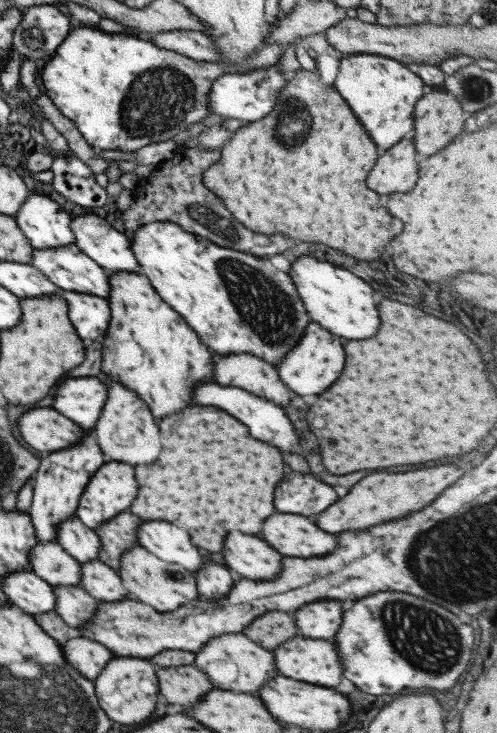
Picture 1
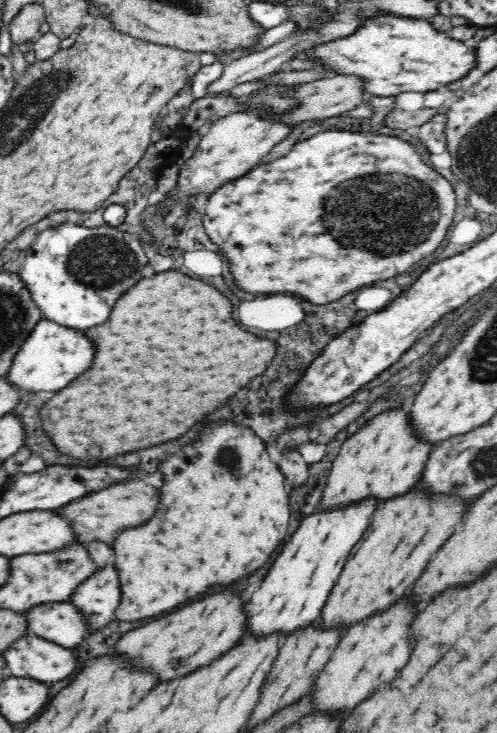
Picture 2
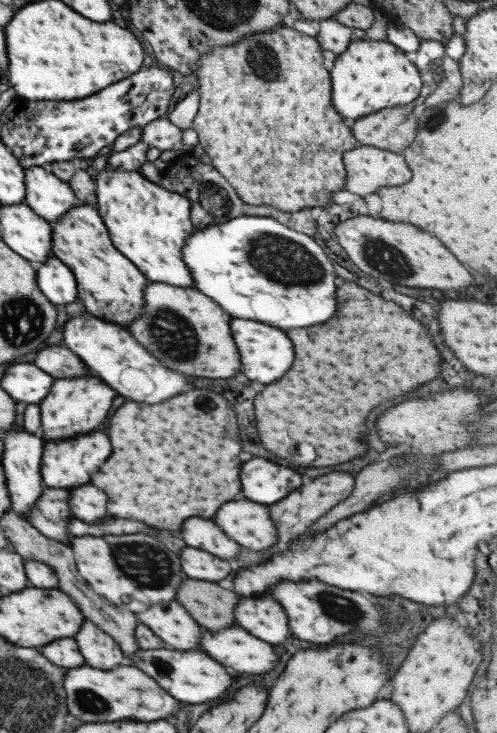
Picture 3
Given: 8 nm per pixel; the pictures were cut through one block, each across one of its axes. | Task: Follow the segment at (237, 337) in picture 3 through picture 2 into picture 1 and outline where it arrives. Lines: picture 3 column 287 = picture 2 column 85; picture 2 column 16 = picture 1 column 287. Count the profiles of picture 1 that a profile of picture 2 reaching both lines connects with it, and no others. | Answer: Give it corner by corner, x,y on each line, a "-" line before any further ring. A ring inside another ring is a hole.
310,322
310,326
306,328
304,336
300,338
300,342
276,366
278,376
297,395
322,394
340,376
340,372
344,368
344,356
346,354
344,354
342,342
336,336
332,336
330,332
326,332
322,326

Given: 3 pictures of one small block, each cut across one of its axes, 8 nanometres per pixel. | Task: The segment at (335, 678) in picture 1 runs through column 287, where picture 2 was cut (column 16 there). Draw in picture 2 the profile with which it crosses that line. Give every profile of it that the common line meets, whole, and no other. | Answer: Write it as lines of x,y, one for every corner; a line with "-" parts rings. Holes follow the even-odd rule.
38,636
20,638
4,652
12,676
38,678
40,682
58,682
68,678
78,668
74,650
62,648

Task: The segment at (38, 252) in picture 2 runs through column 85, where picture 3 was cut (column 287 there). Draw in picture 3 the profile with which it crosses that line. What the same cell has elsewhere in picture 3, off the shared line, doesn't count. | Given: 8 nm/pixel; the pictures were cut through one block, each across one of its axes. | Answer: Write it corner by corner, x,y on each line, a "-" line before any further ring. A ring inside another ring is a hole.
236,216
226,224
194,230
182,248
182,259
190,269
194,288
218,303
233,318
258,320
276,328
308,328
324,324
336,312
336,270
329,256
306,233
288,228
278,220
263,216

